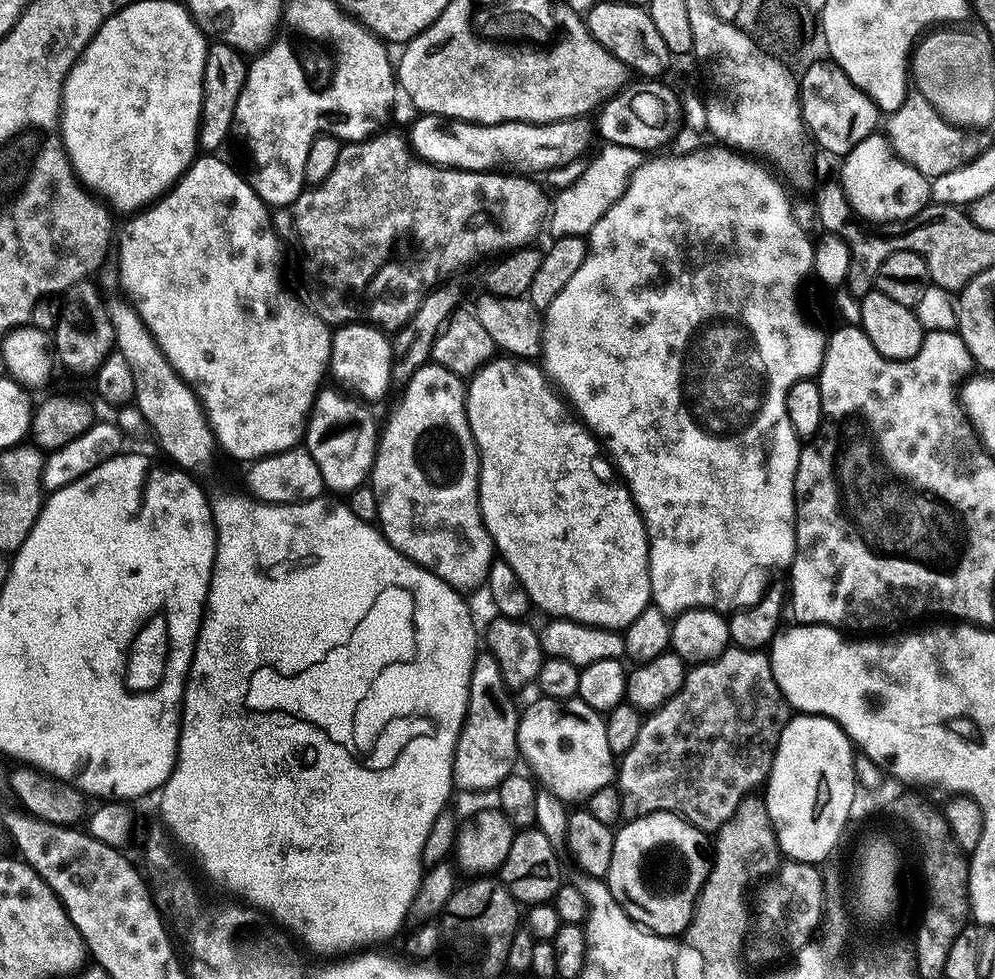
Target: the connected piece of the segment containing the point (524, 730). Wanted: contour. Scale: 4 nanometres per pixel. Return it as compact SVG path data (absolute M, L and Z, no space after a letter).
M541 696L534 705L525 707L516 721L516 751L519 759L528 763L527 771L535 777L539 787L565 802L587 801L594 790L609 787L618 776L617 761L612 755L610 744L606 742L604 716L578 698L555 700Z

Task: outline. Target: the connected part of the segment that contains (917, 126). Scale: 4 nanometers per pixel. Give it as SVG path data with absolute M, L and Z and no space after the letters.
M919 94L905 95L904 104L891 112L887 120L886 137L889 147L923 176L933 178L958 170L977 155L978 147L974 141L968 140L969 133L948 124L930 102Z

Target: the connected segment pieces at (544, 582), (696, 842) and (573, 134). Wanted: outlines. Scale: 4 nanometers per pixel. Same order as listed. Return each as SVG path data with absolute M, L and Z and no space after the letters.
M504 354L482 365L466 384L468 425L476 448L480 451L480 513L484 525L499 559L507 562L510 570L518 574L522 586L526 586L529 601L535 607L537 604L542 611L549 612L547 615L552 618L573 620L595 628L626 629L630 622L634 622L634 618L638 618L638 614L642 614L642 610L646 610L652 604L652 587L648 573L648 532L644 528L644 520L640 516L640 511L636 509L636 503L632 501L632 495L628 493L627 487L614 479L613 465L601 455L602 449L596 437L579 419L574 418L565 401L553 390L545 373L537 365L536 369L532 364L534 363L531 359L513 358Z
M651 812L645 816L633 816L624 823L615 829L612 837L614 850L610 854L606 877L610 894L614 894L622 910L628 912L635 924L643 924L649 932L660 936L675 938L688 929L696 899L708 877L710 856L704 853L704 847L707 844L709 847L709 837L676 812Z
M420 114L415 117L417 120L412 124L412 136L410 135L410 143L412 151L425 160L427 164L439 164L441 168L460 168L464 172L491 172L493 170L511 170L516 174L536 174L532 172L548 172L551 168L564 168L567 164L572 164L584 151L588 148L592 136L594 140L594 128L587 123L584 118L575 120L559 120L558 122L550 122L549 124L527 124L526 122L506 122L505 124L471 124L465 120L452 120L449 116L434 116L431 114Z

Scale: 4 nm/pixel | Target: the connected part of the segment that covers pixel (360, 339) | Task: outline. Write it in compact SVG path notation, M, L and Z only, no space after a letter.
M357 322L339 325L332 333L331 358L329 373L345 391L360 397L363 401L382 397L388 386L391 387L392 361L394 348L387 338L389 336L376 325Z

